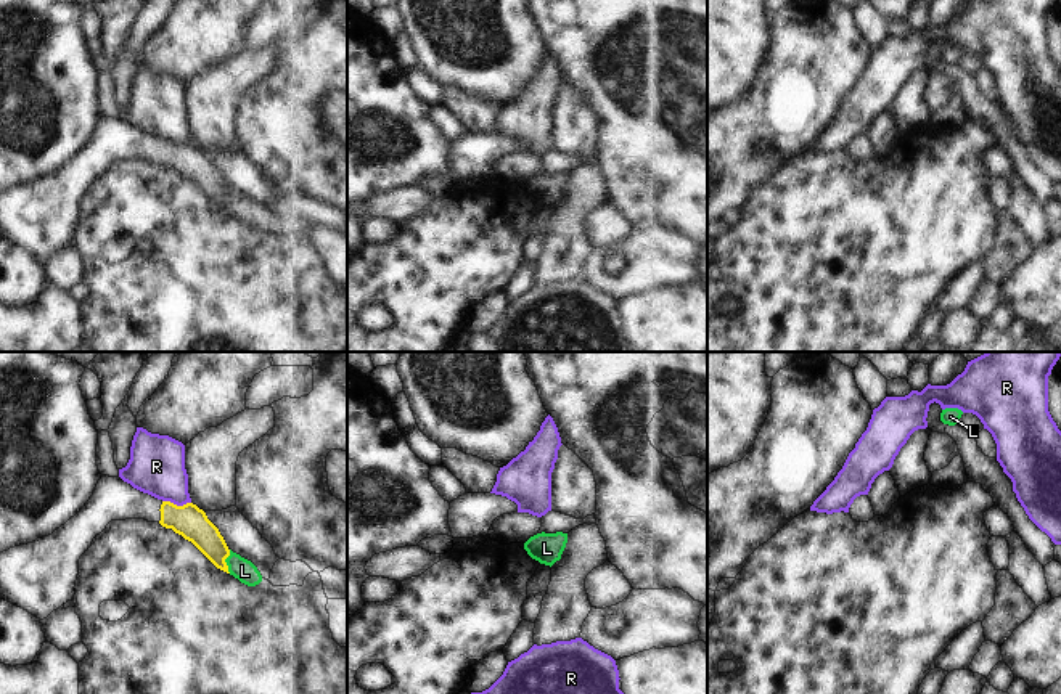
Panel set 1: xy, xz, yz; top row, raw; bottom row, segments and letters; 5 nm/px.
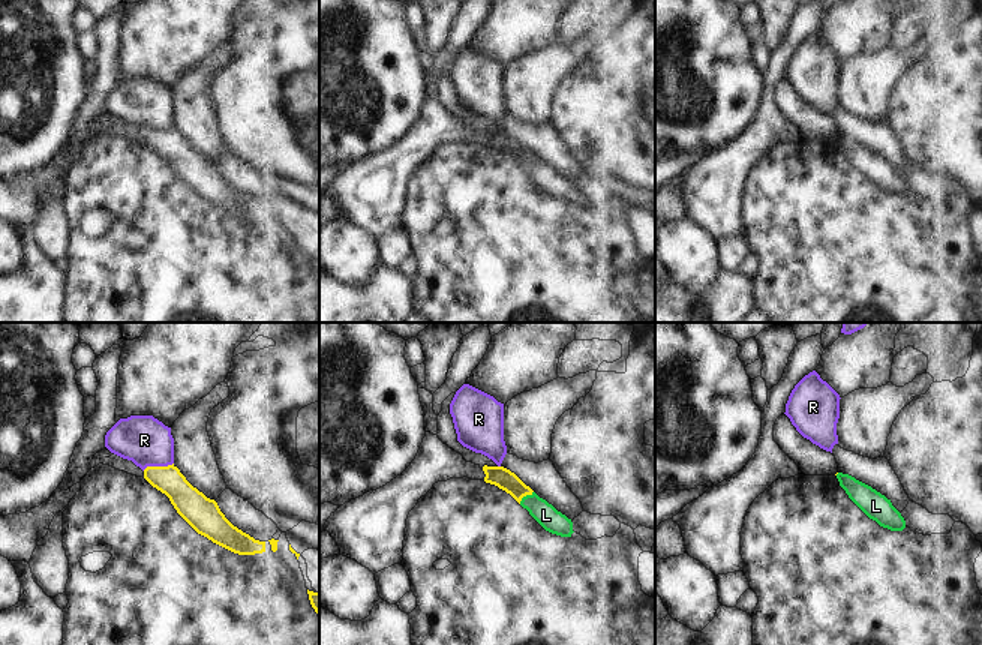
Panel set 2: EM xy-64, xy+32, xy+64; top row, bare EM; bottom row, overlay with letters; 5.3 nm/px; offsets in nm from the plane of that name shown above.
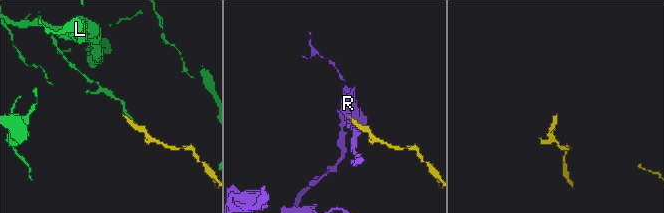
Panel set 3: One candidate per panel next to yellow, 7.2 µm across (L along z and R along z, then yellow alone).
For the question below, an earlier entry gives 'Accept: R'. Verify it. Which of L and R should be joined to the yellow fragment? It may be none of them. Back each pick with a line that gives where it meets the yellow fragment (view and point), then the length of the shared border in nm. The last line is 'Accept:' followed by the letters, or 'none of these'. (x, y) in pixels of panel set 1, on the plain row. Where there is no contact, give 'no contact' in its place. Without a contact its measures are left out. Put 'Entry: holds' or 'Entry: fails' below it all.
Accept: none of these
Entry: fails

